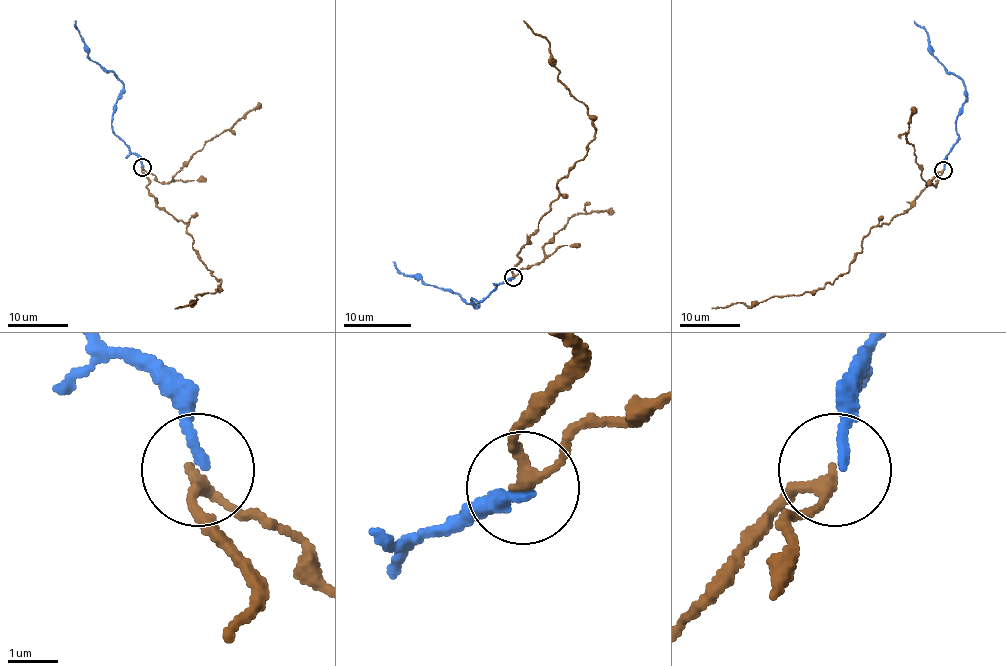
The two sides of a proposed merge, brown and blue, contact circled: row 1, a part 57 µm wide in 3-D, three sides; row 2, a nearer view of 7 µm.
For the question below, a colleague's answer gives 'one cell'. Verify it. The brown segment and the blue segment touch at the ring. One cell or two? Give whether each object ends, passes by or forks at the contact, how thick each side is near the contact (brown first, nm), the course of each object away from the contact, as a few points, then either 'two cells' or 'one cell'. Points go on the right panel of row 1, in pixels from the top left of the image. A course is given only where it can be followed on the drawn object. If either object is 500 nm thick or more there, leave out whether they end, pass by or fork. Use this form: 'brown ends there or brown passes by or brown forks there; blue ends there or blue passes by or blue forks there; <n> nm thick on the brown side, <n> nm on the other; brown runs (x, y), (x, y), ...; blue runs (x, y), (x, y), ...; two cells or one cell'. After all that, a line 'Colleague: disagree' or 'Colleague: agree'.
brown passes by; blue ends there; 200 nm thick on the brown side, 190 nm on the other; brown runs (942, 169), (907, 210), (889, 223), (873, 226), (849, 269), (831, 284), (750, 306), (738, 303), (711, 309); blue runs (944, 169), (943, 160), (957, 142), (957, 116), (964, 101), (966, 88), (933, 55), (926, 31), (914, 20); one cell
Colleague: agree

